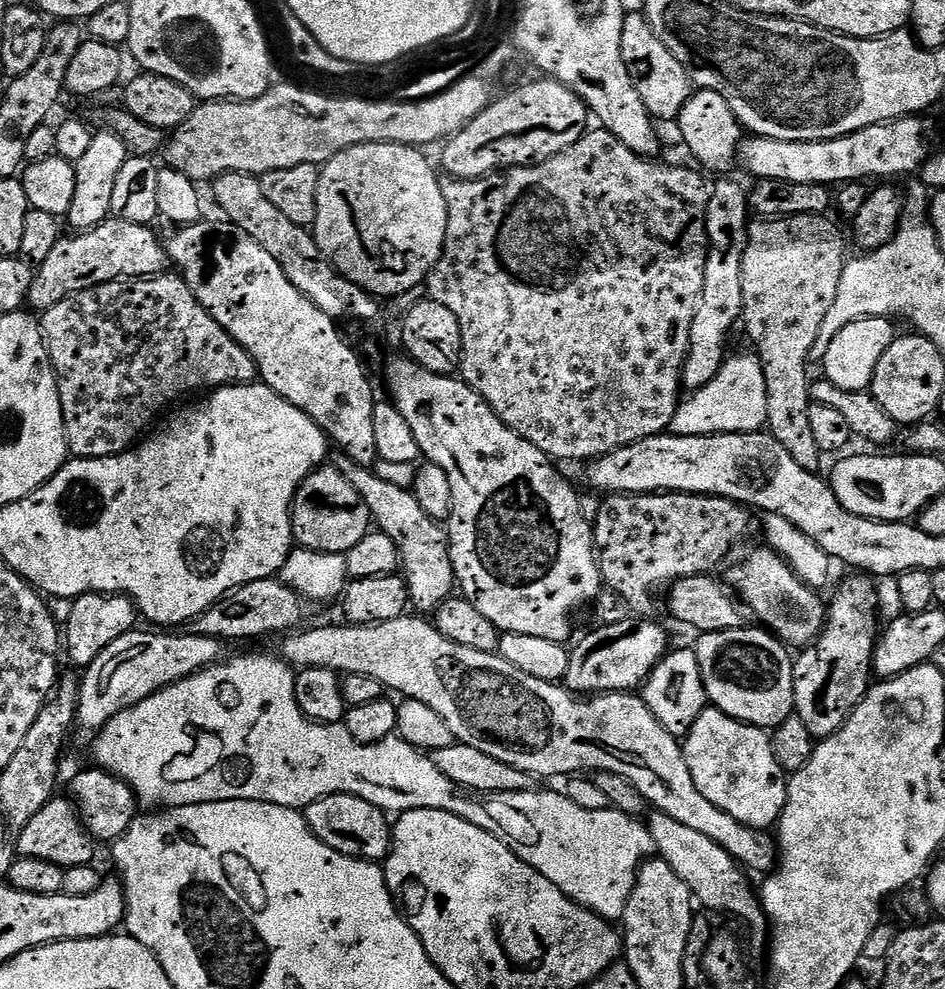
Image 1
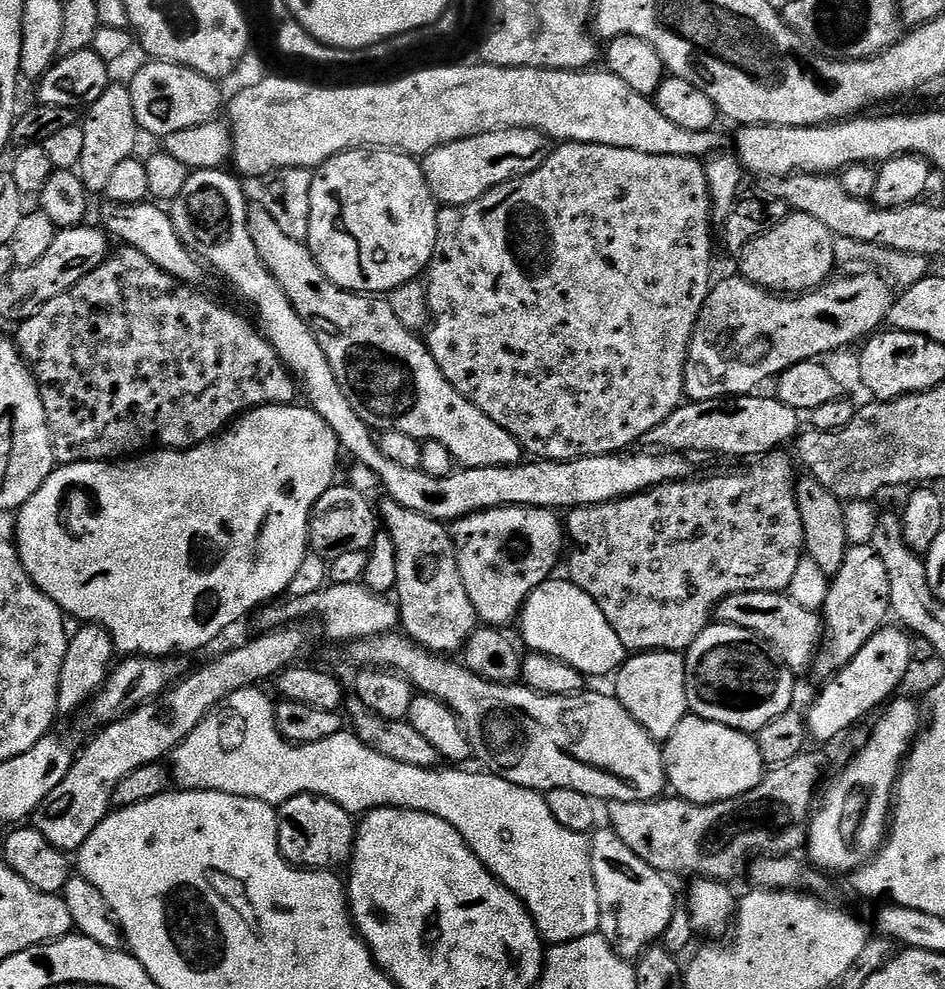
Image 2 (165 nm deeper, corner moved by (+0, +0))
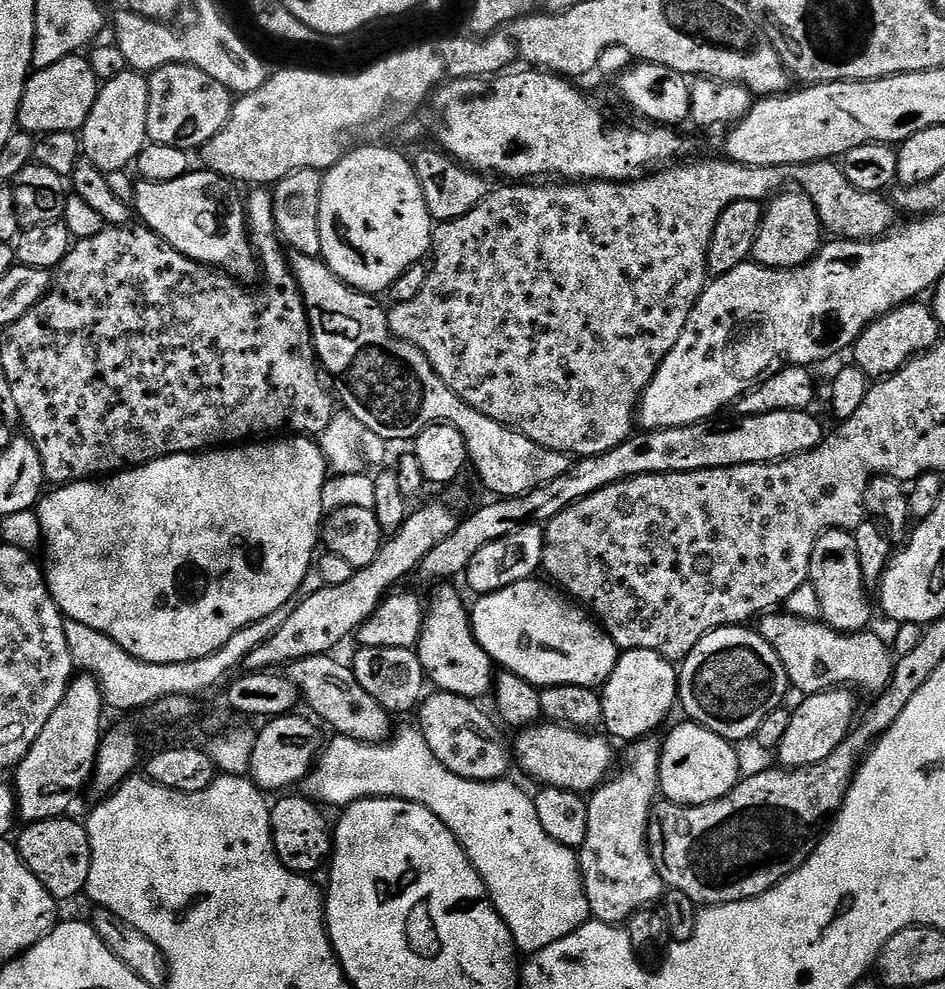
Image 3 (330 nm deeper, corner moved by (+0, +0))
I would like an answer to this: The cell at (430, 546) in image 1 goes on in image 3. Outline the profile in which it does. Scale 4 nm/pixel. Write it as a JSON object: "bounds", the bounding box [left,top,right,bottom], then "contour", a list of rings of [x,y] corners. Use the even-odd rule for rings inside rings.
{"bounds":[414,583,494,701],"contour":[[[441,583],[435,589],[437,592],[427,597],[424,625],[414,651],[433,689],[479,701],[480,696],[487,697],[492,691],[494,661],[482,650],[478,638],[474,638],[469,605],[464,605],[459,590],[452,587],[456,586]]]}

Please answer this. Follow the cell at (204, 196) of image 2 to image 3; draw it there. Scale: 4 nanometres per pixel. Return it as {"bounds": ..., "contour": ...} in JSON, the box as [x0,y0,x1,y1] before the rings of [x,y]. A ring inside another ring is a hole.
{"bounds":[132,169,258,280],"contour":[[[208,169],[189,171],[182,178],[173,182],[152,183],[149,180],[140,180],[136,183],[135,198],[132,201],[135,213],[145,227],[151,229],[157,236],[169,242],[179,253],[190,257],[191,260],[208,267],[217,267],[221,271],[235,276],[239,280],[247,280],[258,272],[258,260],[247,235],[247,207],[243,195],[231,181],[216,172]]]}

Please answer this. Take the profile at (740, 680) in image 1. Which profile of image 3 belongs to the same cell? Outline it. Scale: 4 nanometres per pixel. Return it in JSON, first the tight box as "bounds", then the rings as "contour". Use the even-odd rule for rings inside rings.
{"bounds":[678,626,790,742],"contour":[[[733,626],[731,628],[719,628],[714,630],[710,634],[706,634],[698,642],[698,646],[694,646],[694,650],[690,650],[690,654],[685,656],[682,663],[678,668],[678,704],[684,712],[689,721],[694,724],[700,724],[703,728],[708,728],[714,734],[721,736],[723,740],[731,740],[733,742],[739,742],[747,738],[755,737],[758,726],[762,726],[762,721],[766,718],[766,714],[774,714],[774,710],[778,710],[785,703],[784,695],[790,692],[790,685],[788,682],[788,675],[786,670],[782,666],[782,662],[778,658],[778,654],[773,650],[767,642],[764,641],[764,637],[760,635],[759,631],[753,630],[748,626]]]}

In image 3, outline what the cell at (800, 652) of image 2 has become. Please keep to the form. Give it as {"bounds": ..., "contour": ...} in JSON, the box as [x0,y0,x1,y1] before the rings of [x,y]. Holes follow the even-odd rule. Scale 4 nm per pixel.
{"bounds":[758,614,894,696],"contour":[[[768,614],[759,621],[758,631],[764,637],[764,641],[775,650],[782,666],[788,675],[789,685],[796,688],[804,696],[813,696],[819,692],[830,692],[834,688],[851,686],[853,689],[861,688],[864,692],[879,694],[884,691],[886,685],[892,680],[894,669],[894,653],[887,639],[875,636],[872,630],[862,632],[836,632],[823,622],[814,620],[802,620],[798,616],[787,614]]]}

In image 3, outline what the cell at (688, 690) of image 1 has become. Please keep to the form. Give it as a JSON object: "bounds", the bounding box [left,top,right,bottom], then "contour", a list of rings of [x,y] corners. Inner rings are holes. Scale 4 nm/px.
{"bounds":[602,650,678,742],"contour":[[[630,650],[621,651],[618,662],[610,674],[610,678],[602,685],[602,728],[609,737],[617,736],[623,742],[642,740],[653,735],[652,732],[678,704],[678,668],[673,661],[667,660],[662,654],[654,650]]]}

